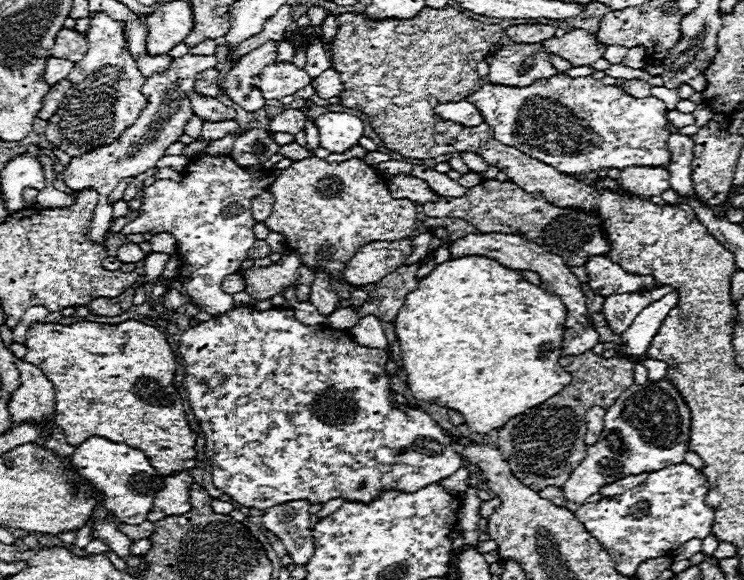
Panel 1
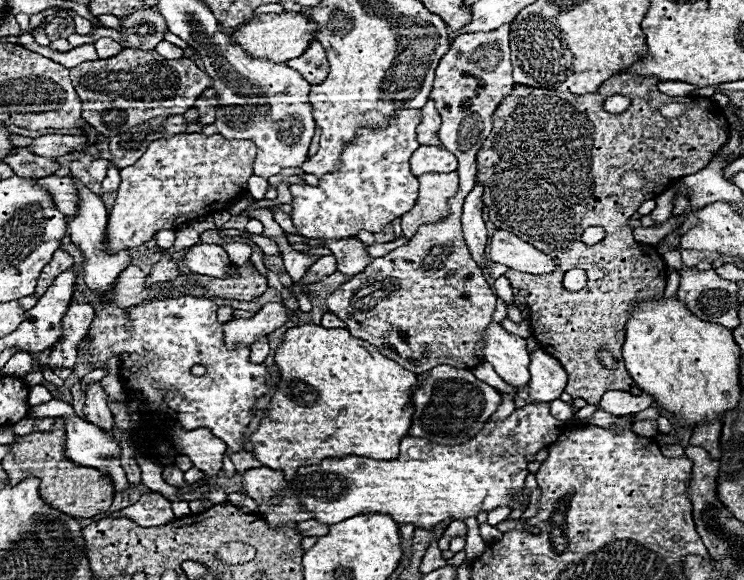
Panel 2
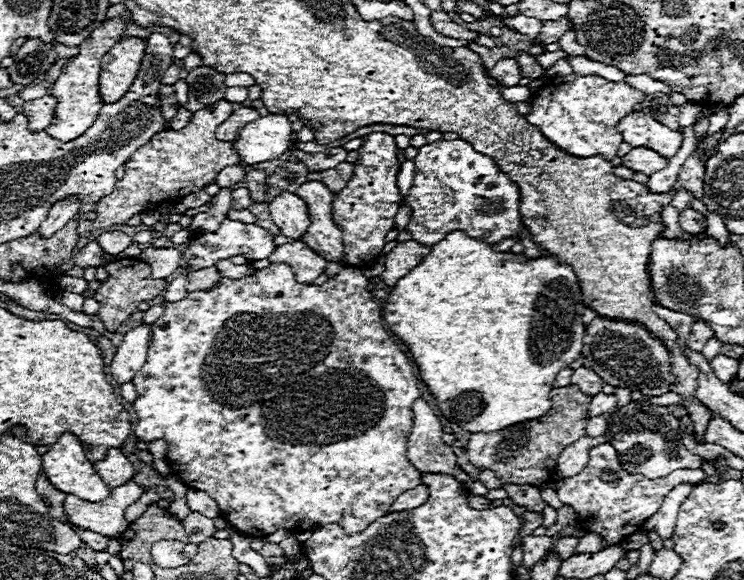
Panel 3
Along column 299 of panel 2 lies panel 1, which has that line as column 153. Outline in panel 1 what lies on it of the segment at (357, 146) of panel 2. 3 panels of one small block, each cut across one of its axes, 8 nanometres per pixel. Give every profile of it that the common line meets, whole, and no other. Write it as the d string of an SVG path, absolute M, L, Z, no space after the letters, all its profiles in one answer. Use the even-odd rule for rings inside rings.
M196 156L186 166L182 182L156 180L144 190L142 214L134 222L126 224L122 234L144 234L146 230L152 230L154 234L174 234L178 242L176 252L182 262L180 278L186 296L190 296L190 302L202 312L226 312L228 308L234 308L234 300L222 292L220 284L224 276L238 272L240 264L248 258L248 250L256 242L250 204L256 196L266 192L274 180L276 176L270 170L248 174L230 156Z

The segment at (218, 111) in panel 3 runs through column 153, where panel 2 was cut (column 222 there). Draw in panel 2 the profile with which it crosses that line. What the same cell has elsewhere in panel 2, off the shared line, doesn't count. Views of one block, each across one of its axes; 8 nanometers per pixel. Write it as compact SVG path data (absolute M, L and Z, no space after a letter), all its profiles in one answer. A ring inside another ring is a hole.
M194 132L194 134L174 134L168 138L154 140L136 164L120 170L122 182L120 182L116 204L110 210L110 218L106 226L108 252L114 254L120 250L132 250L152 240L152 236L158 230L164 230L164 228L176 230L180 224L188 220L208 216L228 208L230 202L236 200L234 196L246 190L248 178L252 176L252 164L254 164L256 152L258 150L254 142L250 140L226 140L218 134L206 136L206 134Z

